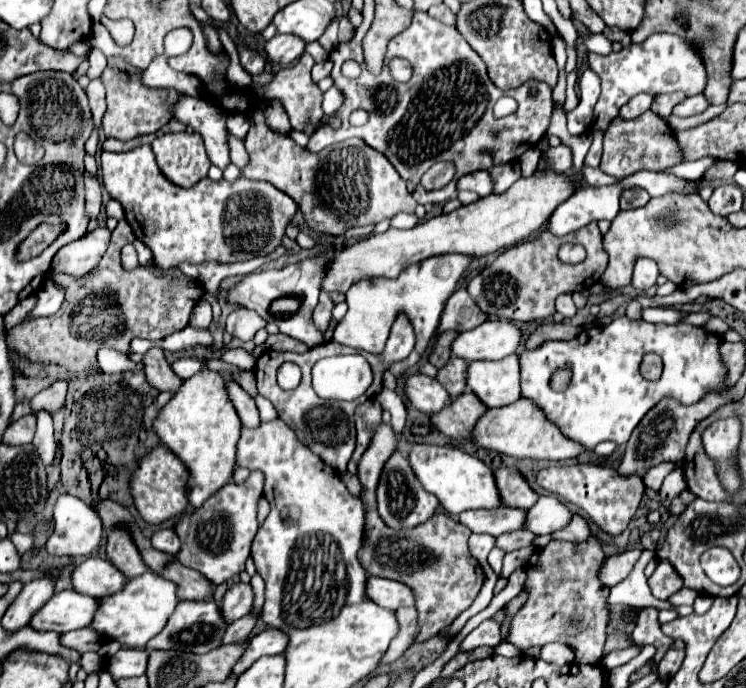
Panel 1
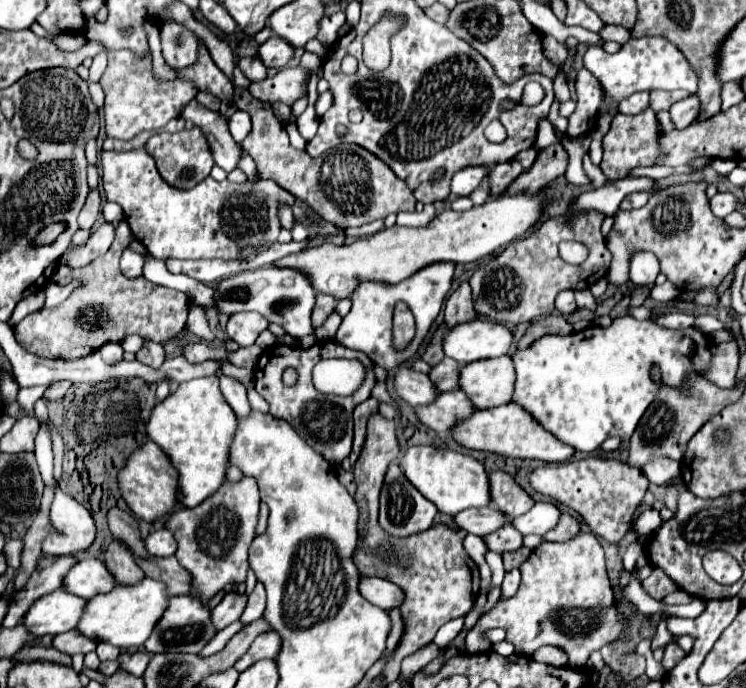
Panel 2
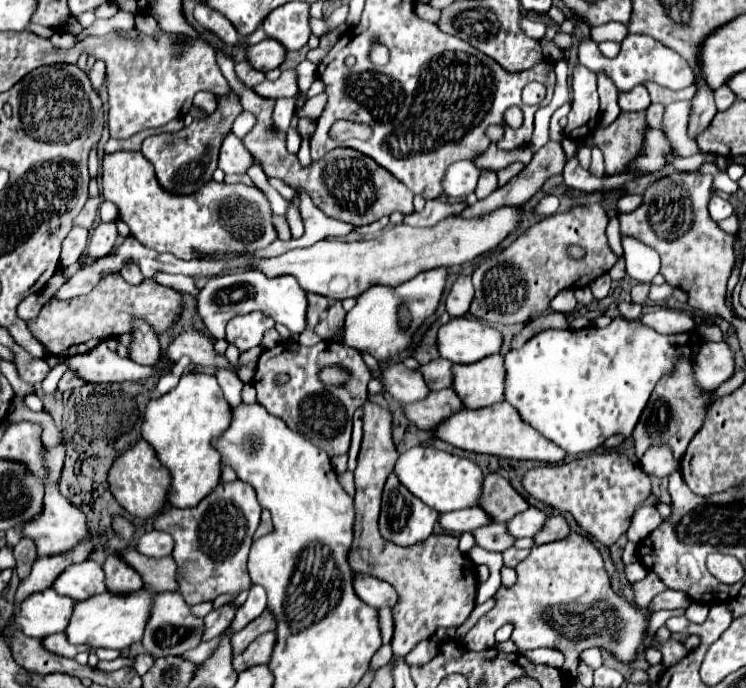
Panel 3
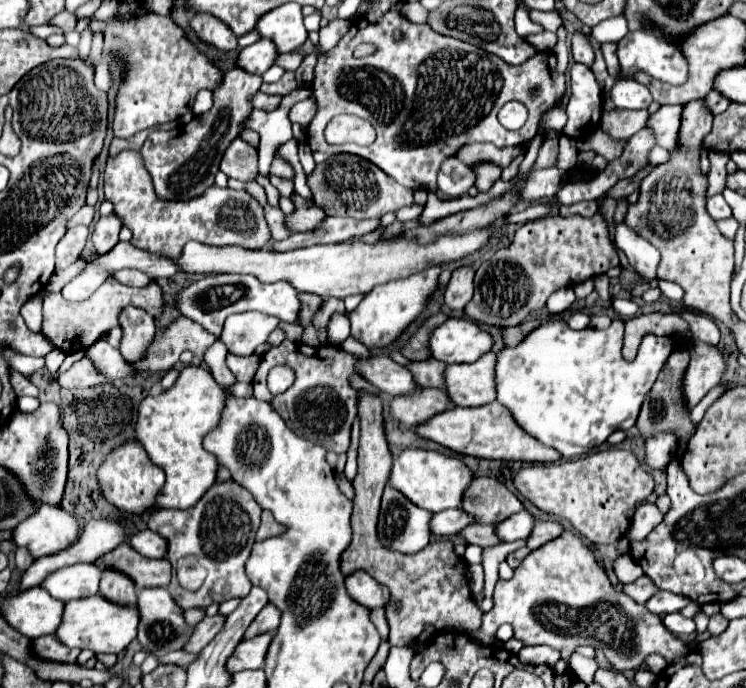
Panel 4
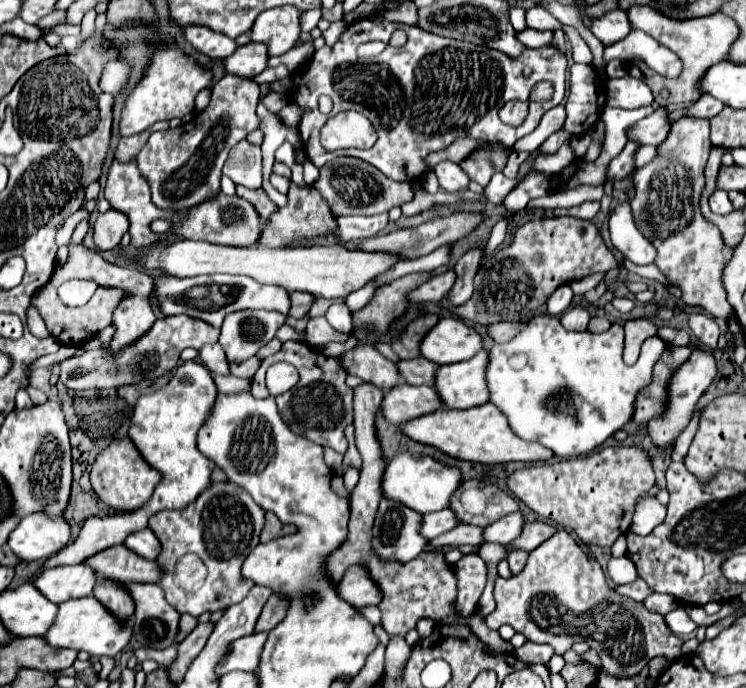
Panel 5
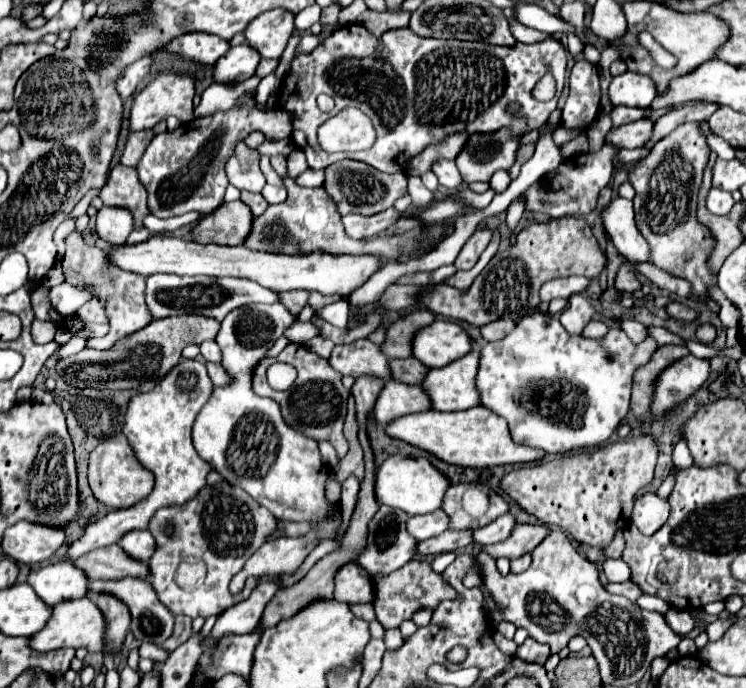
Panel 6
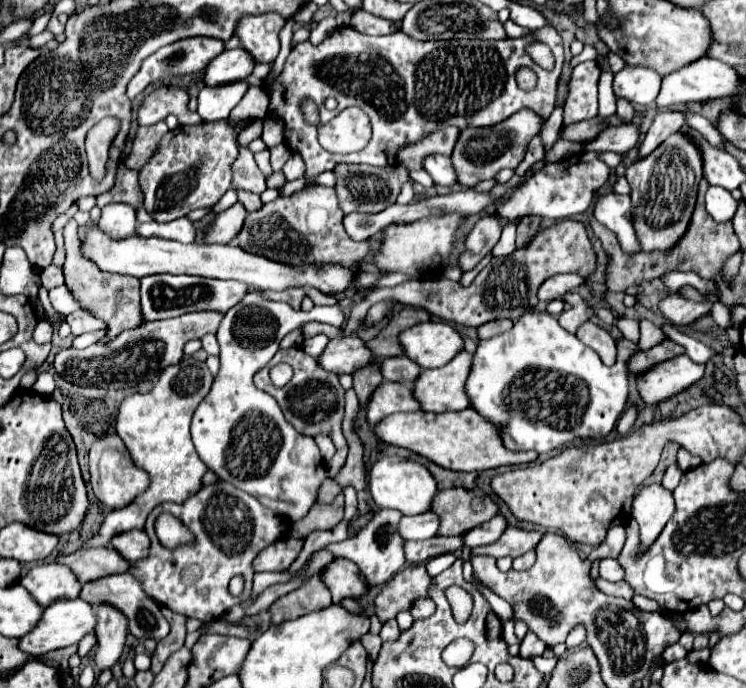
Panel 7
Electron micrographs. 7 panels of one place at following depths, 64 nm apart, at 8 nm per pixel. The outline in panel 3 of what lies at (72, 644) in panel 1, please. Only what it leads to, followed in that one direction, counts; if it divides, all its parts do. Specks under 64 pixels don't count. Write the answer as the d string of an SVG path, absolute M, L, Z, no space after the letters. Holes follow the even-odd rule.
M66 634L46 636L46 638L42 640L42 646L44 646L48 652L58 654L58 656L66 656L66 658L74 658L78 652L88 650L86 646L72 646L72 644L66 640Z

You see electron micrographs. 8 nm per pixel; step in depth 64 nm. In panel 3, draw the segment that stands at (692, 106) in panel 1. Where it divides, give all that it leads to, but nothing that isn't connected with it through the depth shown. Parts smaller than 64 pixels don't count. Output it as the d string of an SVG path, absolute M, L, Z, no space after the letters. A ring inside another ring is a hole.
M674 102L664 108L662 116L662 130L670 142L672 152L680 158L700 153L696 142L686 142L688 112L690 112L690 102Z

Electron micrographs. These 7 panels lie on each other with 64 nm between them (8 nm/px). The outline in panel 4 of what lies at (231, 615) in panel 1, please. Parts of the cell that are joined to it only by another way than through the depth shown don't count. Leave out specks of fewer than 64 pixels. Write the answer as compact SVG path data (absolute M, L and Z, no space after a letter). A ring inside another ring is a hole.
M210 616L210 618L204 618L192 632L192 636L188 638L188 642L184 644L184 652L190 652L190 654L196 654L200 652L218 632L218 628L222 628L222 618L224 616Z

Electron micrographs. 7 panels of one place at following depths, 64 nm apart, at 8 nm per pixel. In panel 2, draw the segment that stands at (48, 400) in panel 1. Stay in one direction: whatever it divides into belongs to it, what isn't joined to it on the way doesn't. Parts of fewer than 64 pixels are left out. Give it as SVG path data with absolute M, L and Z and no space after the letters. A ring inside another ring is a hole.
M67 380L54 382L50 390L48 390L44 396L46 396L48 400L60 400L60 398L66 394L70 386L72 386L72 382Z

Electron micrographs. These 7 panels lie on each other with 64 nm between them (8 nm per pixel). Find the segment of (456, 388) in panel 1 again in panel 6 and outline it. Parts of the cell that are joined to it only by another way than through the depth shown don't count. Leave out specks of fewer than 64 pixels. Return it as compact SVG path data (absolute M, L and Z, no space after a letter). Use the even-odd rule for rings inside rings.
M414 358L388 360L388 366L390 366L390 378L404 384L422 384L422 380L428 374L428 368L418 364L418 360Z

